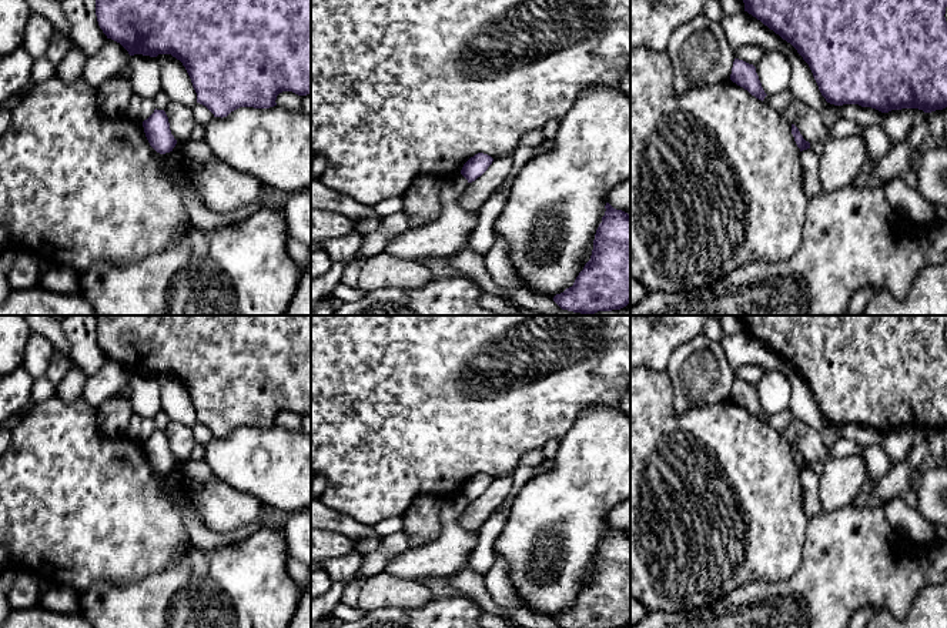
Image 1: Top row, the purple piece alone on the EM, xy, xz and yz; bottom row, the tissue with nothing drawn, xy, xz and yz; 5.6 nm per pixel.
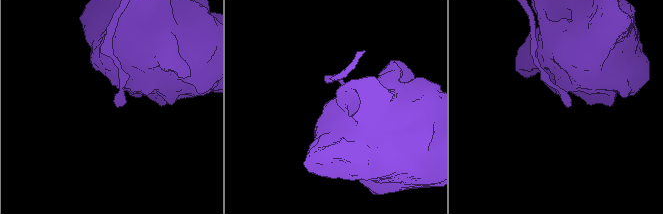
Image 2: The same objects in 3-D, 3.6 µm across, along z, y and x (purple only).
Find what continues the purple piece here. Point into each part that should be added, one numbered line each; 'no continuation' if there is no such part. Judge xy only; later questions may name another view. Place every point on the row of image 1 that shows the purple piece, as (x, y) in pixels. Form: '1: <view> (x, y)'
no continuation

